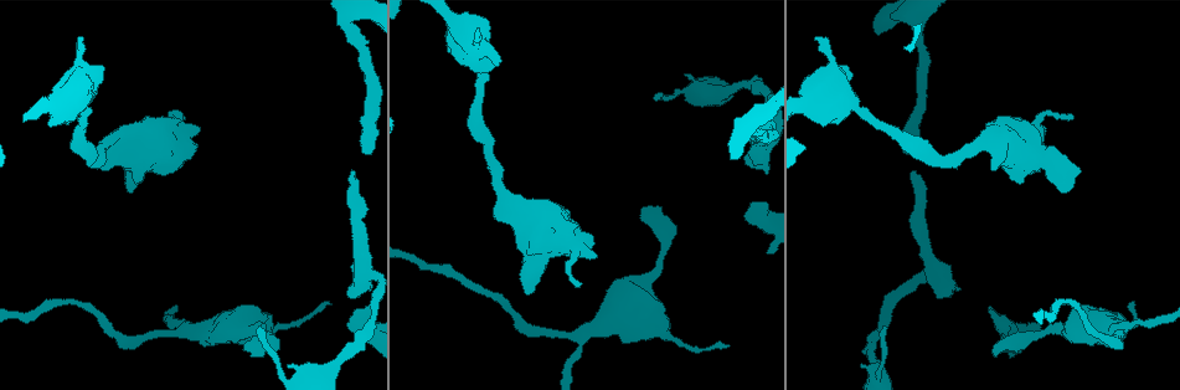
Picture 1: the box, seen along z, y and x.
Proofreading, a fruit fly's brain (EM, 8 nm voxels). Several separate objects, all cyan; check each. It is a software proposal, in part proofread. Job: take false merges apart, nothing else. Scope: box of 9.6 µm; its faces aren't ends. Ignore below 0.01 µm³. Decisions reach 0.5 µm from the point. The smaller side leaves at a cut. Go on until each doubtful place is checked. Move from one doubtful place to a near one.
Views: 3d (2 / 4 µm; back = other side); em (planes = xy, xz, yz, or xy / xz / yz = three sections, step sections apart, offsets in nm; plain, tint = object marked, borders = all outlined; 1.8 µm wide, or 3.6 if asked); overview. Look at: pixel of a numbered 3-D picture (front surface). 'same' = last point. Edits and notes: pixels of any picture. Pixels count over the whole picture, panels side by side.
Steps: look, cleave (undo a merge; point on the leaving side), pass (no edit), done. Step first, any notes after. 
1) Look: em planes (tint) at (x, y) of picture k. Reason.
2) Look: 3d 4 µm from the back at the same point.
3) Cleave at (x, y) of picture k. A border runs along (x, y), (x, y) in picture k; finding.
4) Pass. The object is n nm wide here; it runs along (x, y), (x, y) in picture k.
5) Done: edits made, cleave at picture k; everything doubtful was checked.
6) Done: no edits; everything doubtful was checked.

Look: 3d 4 µm at (239, 324) of picture 1. Sharp bend.

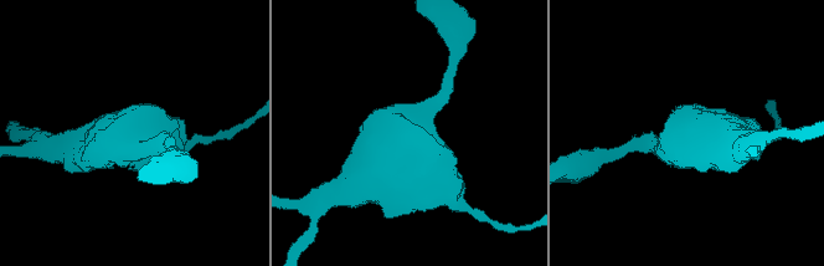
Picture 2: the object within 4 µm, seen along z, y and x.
Look: em 3.6 µm planes (plain) at (130, 138) of picture 2. Need the tissue.

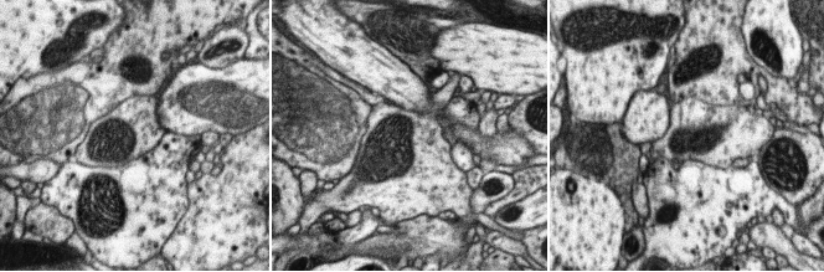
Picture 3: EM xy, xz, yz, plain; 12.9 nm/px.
Look: em 3.6 µm planes (borders) at the same point. See the neighbours.

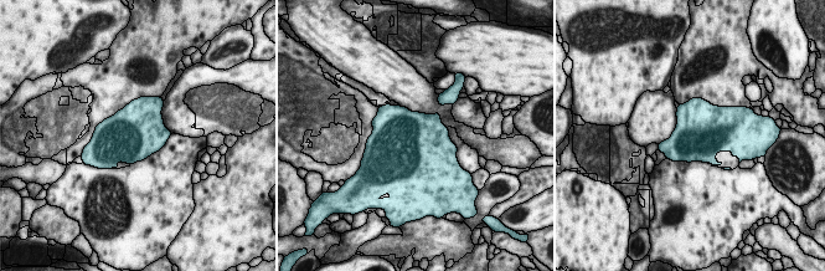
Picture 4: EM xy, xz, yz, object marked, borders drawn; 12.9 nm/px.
Pass. All the same cell.

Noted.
Look: em 3.6 µm xy step 8 (tint) at (189, 329) of picture 1. Two arms in line, one across.

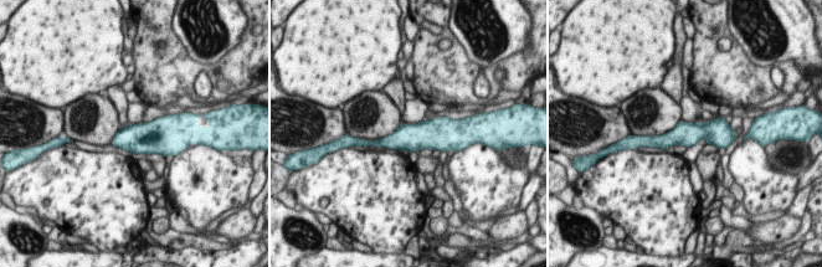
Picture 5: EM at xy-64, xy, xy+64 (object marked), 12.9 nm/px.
Pass. It runs along (722, 128), (652, 140) in picture 5; continuous, no second cell.

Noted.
Look: em planes (tint) at (1000, 142) of picture 1. Calibre changes.

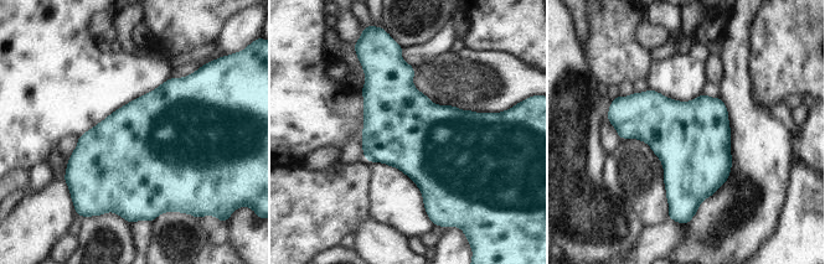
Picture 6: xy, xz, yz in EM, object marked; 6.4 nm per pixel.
Pass. Continuous, no second cell.

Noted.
Look: em xy step 16 (tint) at (830, 85) of picture 1. Abrupt turn.

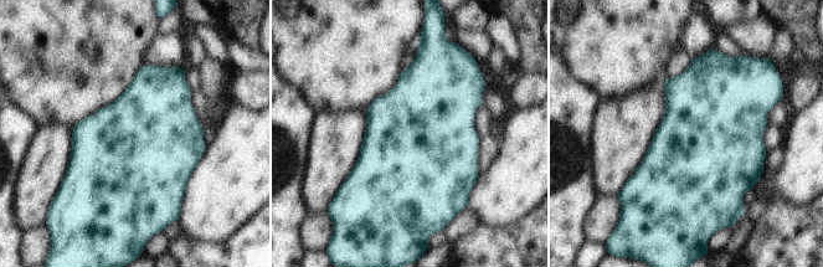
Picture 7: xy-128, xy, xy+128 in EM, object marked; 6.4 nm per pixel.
Look: em planes (tint) at the same point.

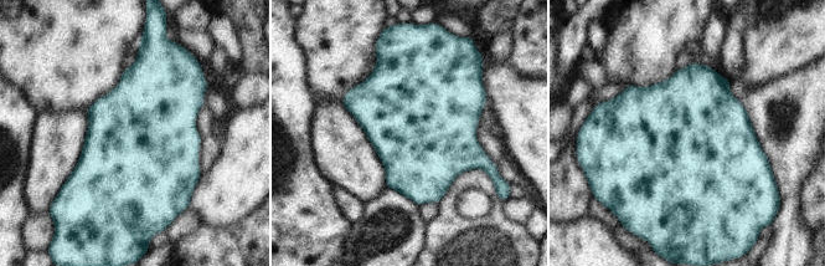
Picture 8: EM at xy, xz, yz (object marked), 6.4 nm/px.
Pass. The object is 750 nm wide here; one cell here.

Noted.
Done: no edits; everything doubtful was checked.

